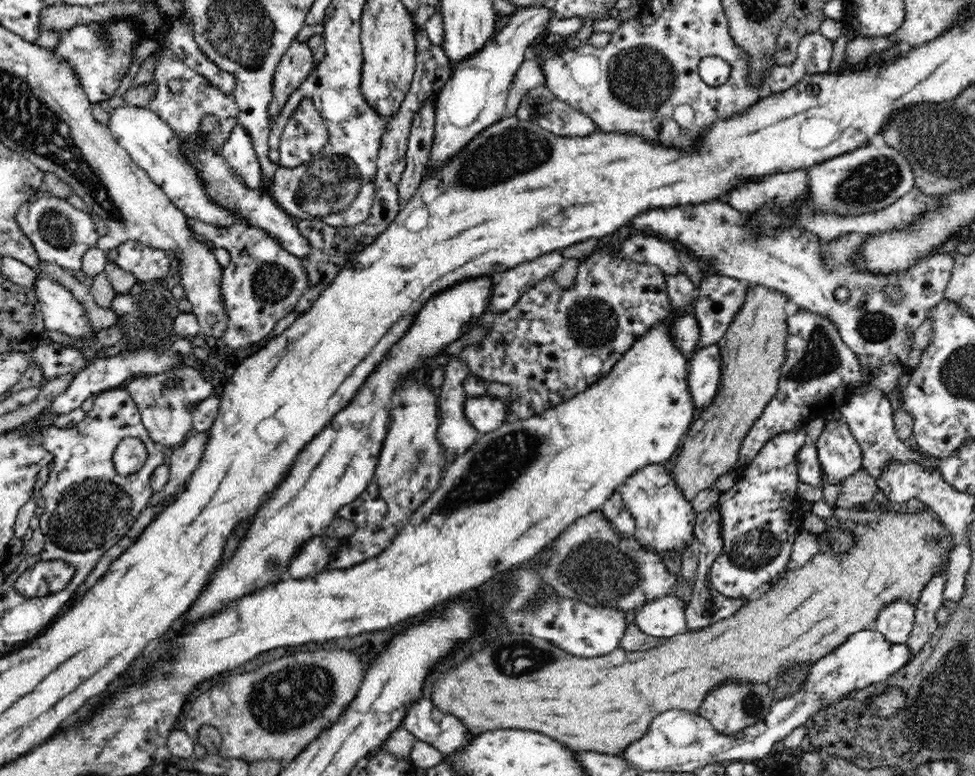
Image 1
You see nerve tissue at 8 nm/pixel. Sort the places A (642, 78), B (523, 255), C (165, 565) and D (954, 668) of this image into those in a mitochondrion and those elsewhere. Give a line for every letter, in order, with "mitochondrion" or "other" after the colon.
A: mitochondrion
B: other
C: other
D: mitochondrion

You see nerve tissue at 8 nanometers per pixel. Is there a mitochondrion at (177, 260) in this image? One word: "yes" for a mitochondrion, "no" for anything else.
no

